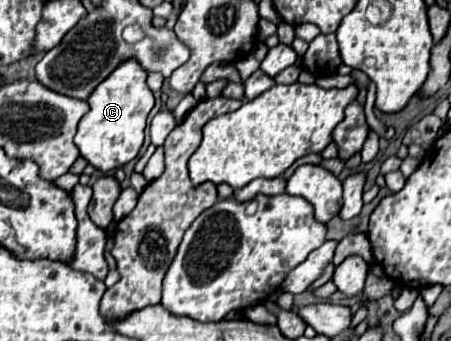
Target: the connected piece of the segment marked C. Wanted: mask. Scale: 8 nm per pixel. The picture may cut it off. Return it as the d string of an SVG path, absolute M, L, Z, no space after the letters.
M123 61L97 89L89 95L91 111L81 119L75 145L81 157L85 157L93 167L101 171L111 171L123 167L127 161L135 159L145 137L147 115L153 109L153 93L147 87L147 71L139 61Z

